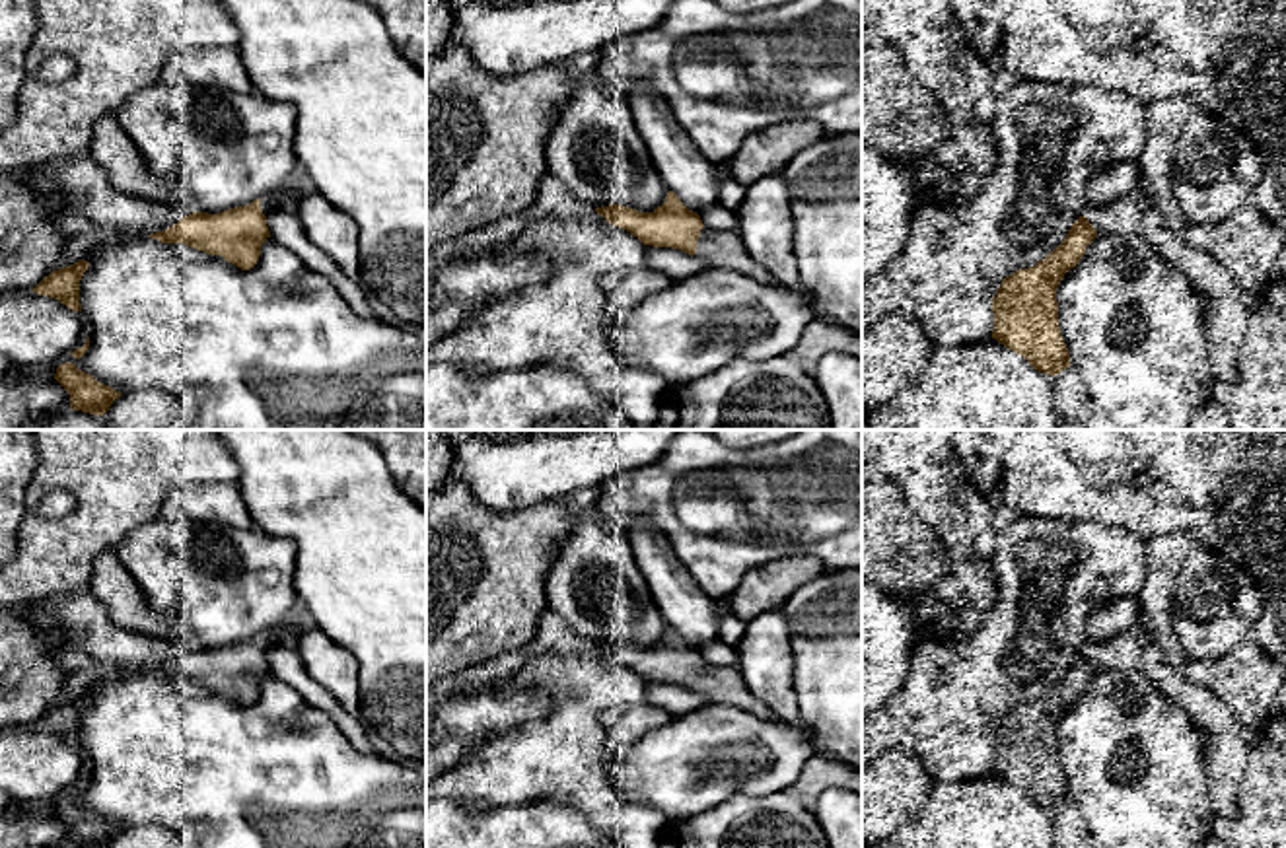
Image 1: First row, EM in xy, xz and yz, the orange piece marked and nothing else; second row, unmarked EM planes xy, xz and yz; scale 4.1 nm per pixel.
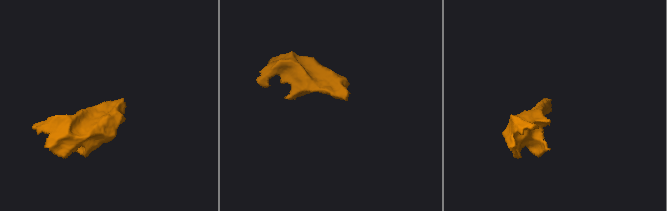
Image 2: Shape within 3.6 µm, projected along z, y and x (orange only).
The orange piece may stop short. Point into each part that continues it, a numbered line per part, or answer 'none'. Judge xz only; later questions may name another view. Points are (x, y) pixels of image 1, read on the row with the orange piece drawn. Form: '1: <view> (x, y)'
1: xz (720, 249)

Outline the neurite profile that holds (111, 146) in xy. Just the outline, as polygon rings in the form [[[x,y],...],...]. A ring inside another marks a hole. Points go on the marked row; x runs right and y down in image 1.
[[[115,113],[97,121],[88,154],[107,171],[115,189],[173,204],[183,216],[196,210],[191,189],[177,179],[154,177]]]

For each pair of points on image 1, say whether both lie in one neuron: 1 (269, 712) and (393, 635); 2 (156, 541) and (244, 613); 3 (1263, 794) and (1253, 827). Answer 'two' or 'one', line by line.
1: two
2: one
3: one

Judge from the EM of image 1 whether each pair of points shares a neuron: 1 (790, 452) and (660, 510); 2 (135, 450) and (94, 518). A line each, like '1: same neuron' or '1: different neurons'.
1: same neuron
2: same neuron

